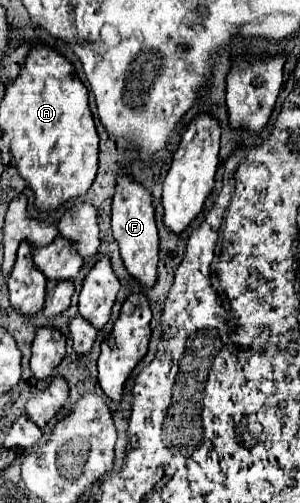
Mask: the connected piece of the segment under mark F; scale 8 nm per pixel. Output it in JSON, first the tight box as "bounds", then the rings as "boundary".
{"bounds":[111,176,159,288],"boundary":[[[121,176],[117,180],[115,196],[113,196],[113,218],[111,218],[113,238],[119,244],[123,264],[127,272],[143,286],[153,288],[157,280],[157,252],[159,252],[159,236],[155,226],[155,210],[151,206],[151,194],[129,176]]]}

